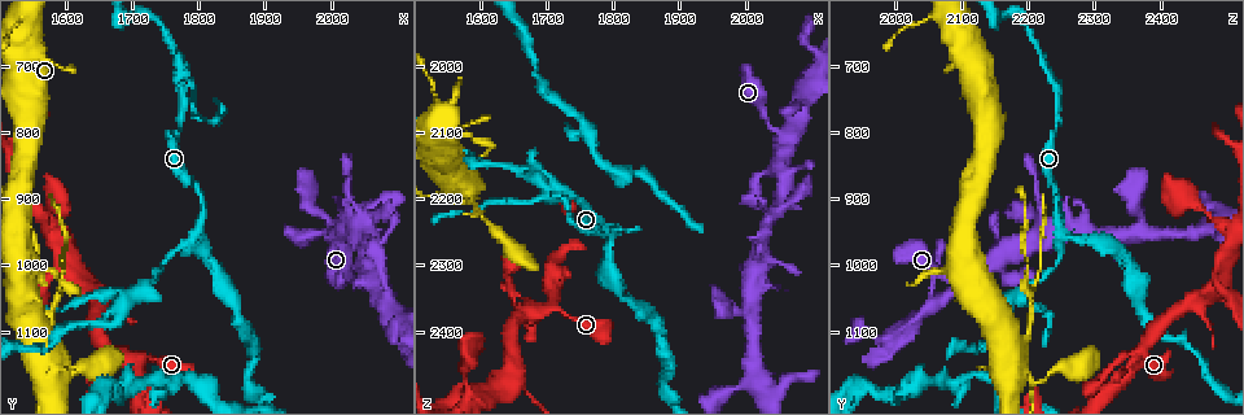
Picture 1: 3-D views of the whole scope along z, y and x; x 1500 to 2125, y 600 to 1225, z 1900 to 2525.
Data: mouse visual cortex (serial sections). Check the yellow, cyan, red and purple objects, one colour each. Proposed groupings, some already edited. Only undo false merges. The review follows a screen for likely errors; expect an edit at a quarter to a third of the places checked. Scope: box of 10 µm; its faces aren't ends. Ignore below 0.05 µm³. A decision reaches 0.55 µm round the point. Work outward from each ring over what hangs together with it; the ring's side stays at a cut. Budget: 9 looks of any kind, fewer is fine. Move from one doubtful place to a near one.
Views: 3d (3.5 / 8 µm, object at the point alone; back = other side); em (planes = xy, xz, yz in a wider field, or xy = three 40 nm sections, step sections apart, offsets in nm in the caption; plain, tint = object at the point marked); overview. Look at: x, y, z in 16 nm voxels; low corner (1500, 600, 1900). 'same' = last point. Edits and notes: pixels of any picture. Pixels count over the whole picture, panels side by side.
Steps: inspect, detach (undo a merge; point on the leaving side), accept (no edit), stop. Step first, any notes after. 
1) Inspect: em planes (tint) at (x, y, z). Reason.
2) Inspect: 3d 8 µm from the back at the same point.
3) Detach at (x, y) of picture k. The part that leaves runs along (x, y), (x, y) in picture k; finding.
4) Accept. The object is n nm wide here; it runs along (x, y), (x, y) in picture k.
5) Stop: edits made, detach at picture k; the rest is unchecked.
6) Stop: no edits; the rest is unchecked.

Inspect: 3d 3.5 µm from the back at (1670, 1125, 2370). Calibre changes.

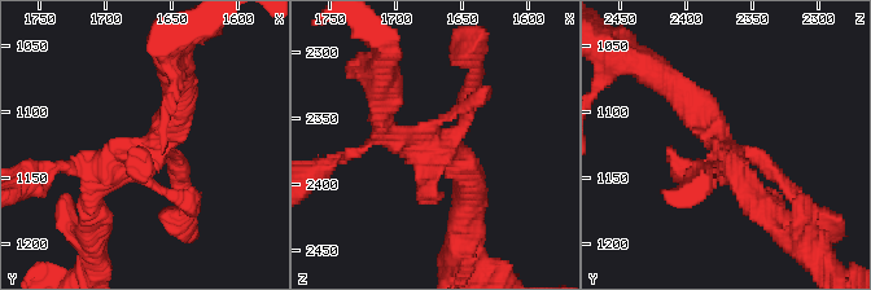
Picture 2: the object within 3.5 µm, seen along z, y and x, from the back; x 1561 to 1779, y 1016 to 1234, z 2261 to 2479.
Inspect: em xy step 3 (tint) at (1664, 1128, 2372). Shape alone is not enough.

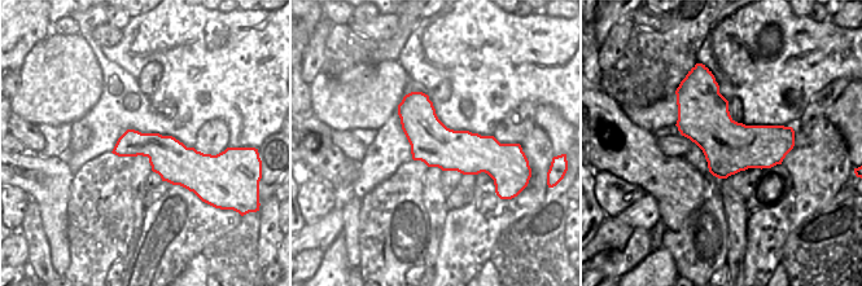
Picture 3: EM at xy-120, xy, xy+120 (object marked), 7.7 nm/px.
Accept. The object is 340 nm wide here; it runs along (74, 166), (149, 150), (178, 87) in picture 2; continuous, no second cell.

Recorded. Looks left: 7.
Inspect: 3d 3.5 µm at (1770, 765, 2245). Sudden change in width.

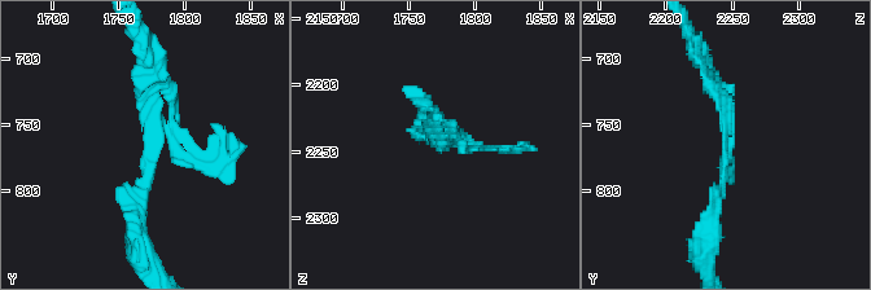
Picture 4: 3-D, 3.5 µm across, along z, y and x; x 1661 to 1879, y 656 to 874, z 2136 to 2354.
Inspect: em xy step 2 (tint) at (1772, 762, 2244). Shape alone is not enough.

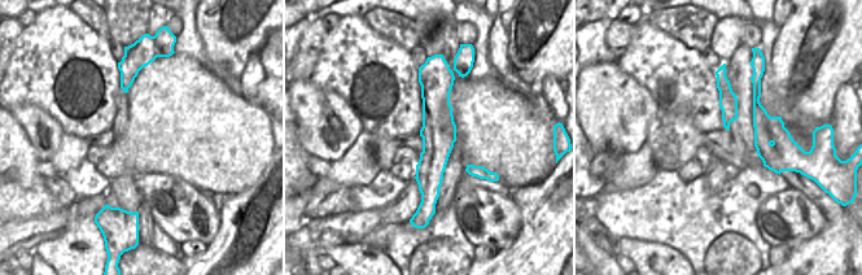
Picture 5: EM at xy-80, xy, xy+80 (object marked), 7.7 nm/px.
Accept. Continuous, no second cell.

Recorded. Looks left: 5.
Inspect: 3d 3.5 µm at (1800, 945, 2250).

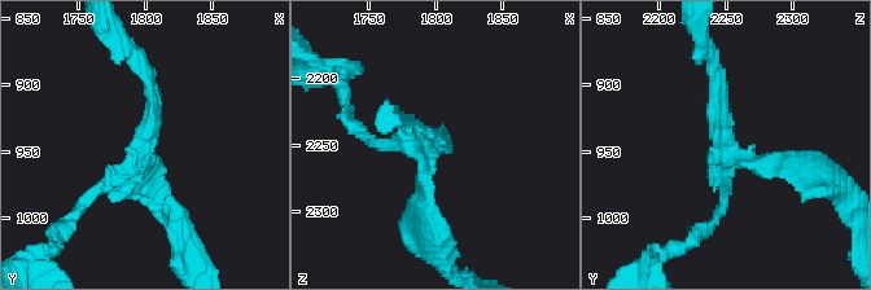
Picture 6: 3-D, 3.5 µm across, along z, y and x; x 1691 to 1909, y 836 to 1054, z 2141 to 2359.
Inspect: em xy step 2 (tint) at (1798, 946, 2252). 3 arms meet here; the arms are 150, 150, 200 nm wide; now the EM.

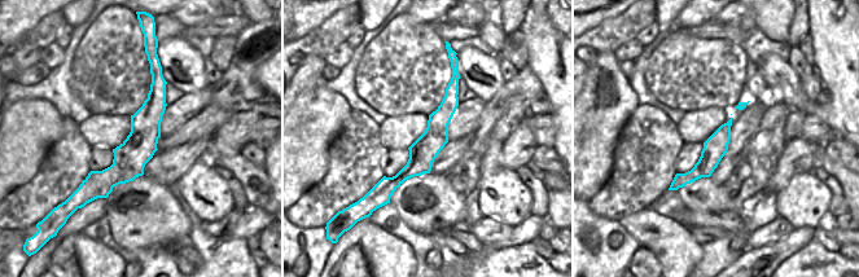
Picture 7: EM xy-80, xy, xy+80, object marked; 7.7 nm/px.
Accept. It runs along (454, 80), (434, 139), (386, 196) in picture 7; one cell here.

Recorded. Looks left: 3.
Inspect: 3d 3.5 µm at (1710, 1050, 2190). A fork.

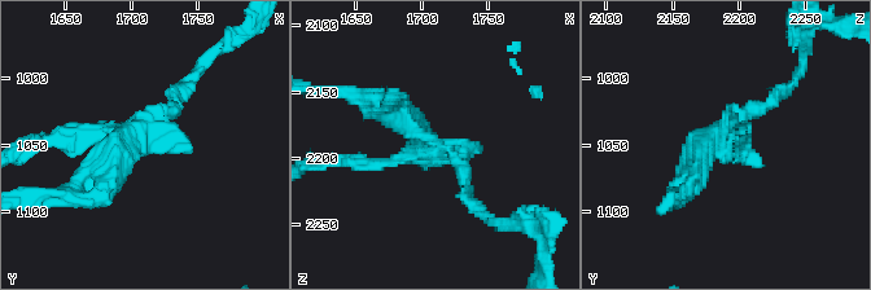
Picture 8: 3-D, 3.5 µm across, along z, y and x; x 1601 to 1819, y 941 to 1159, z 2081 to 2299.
Inspect: em xy step 2 (plain) at (1710, 1046, 2190).

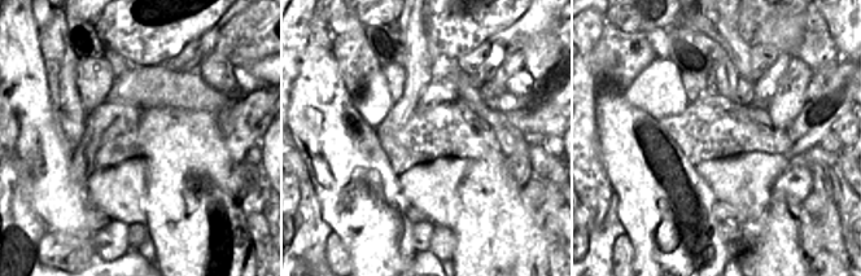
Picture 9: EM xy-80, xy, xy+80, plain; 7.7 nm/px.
Inspect: em xy step 2 (tint) at the same point.

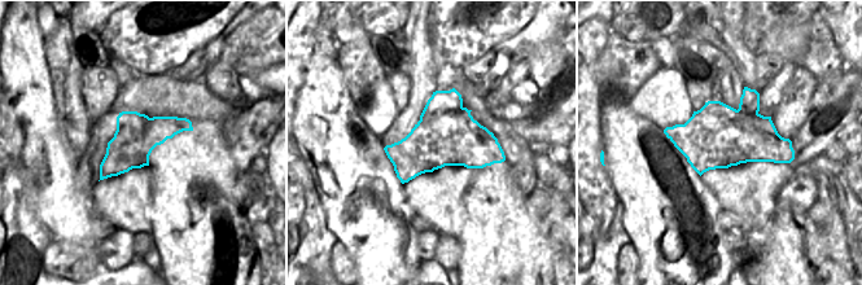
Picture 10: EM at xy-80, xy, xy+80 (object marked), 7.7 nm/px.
Detach at (69, 146) of picture 8. The part that leaves runs along (158, 123), (83, 198) in picture 8; a second cell is stuck on.

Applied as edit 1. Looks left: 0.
Stop: edits made, detach at picture 8; the rest is unchecked.

